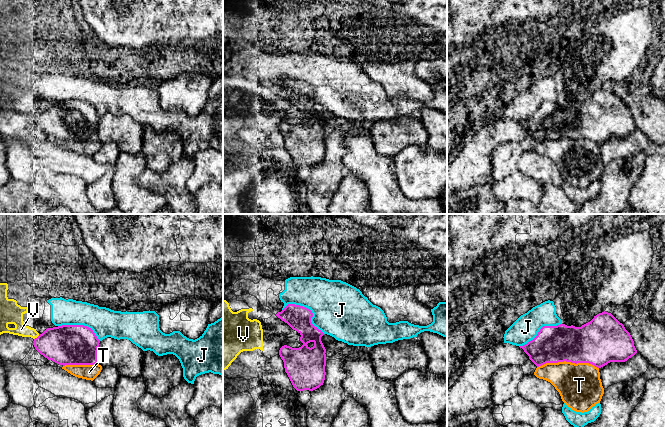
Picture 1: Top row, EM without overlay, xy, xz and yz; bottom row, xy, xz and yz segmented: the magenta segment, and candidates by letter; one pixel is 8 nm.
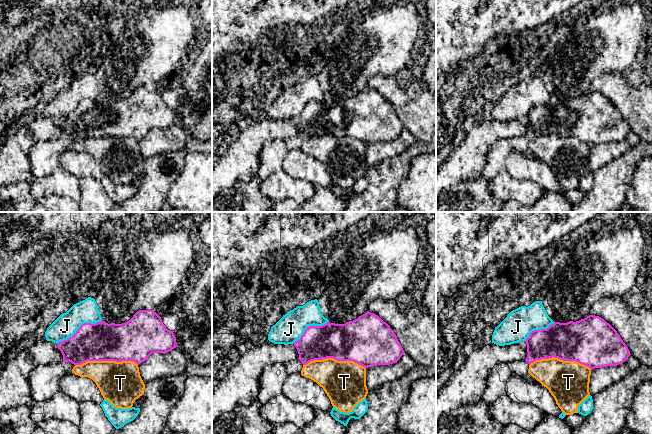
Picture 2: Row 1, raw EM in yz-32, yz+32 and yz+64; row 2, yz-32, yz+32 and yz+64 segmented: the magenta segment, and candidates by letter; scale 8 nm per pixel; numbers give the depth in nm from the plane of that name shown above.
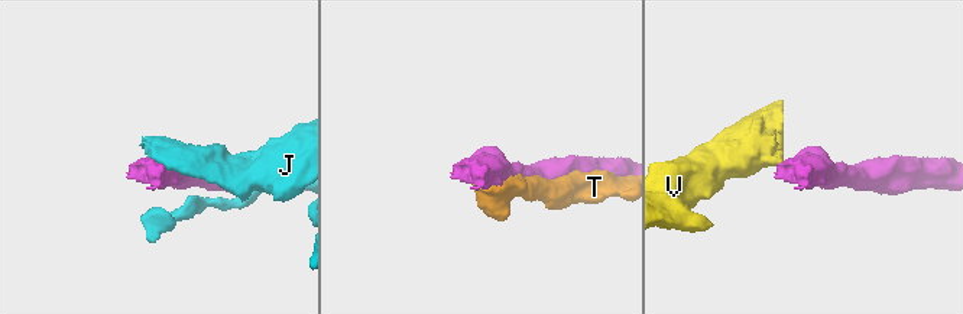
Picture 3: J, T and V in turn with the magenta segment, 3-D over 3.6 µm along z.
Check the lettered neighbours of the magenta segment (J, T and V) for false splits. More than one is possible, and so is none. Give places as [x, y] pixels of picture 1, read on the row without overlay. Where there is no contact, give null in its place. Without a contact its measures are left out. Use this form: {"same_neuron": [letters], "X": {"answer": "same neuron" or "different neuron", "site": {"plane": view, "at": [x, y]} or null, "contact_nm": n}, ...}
{"same_neuron": [], "J": {"answer": "different neuron", "site": {"plane": "xz", "at": [309, 85]}, "contact_nm": 400}, "T": {"answer": "different neuron", "site": {"plane": "yz", "at": [568, 137]}, "contact_nm": 500}, "V": {"answer": "different neuron", "site": {"plane": "xy", "at": [37, 113]}, "contact_nm": 60}}

